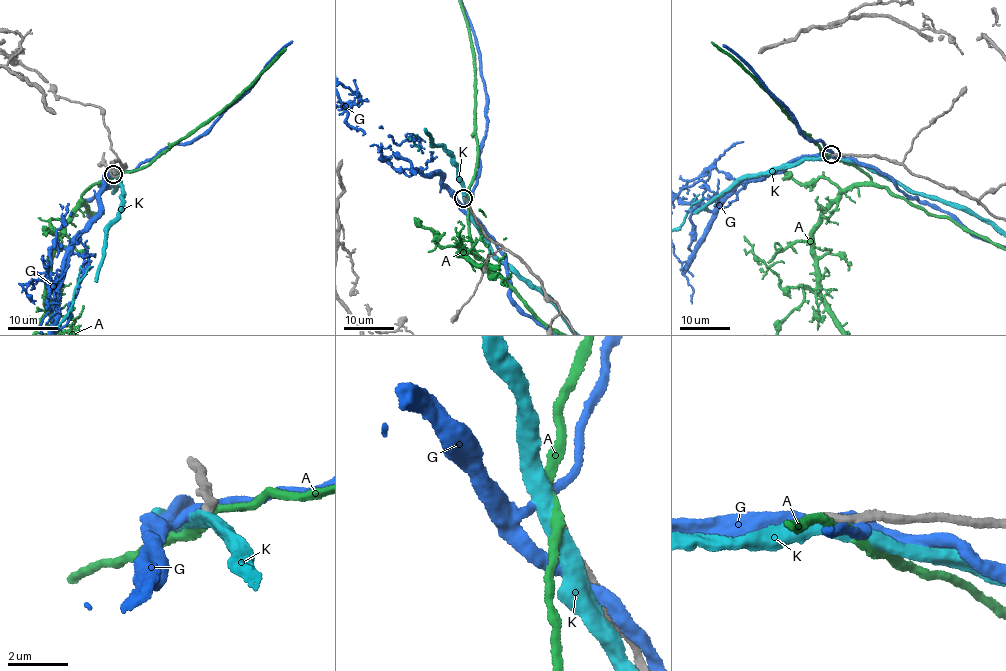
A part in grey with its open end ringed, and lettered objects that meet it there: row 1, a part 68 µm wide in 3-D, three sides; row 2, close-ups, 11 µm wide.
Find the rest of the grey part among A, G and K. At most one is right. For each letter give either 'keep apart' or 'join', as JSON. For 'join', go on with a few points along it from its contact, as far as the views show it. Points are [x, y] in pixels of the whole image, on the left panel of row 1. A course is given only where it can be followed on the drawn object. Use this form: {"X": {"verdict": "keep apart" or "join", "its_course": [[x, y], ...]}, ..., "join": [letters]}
{"A": {"verdict": "keep apart"}, "G": {"verdict": "keep apart"}, "K": {"verdict": "keep apart"}, "join": []}

